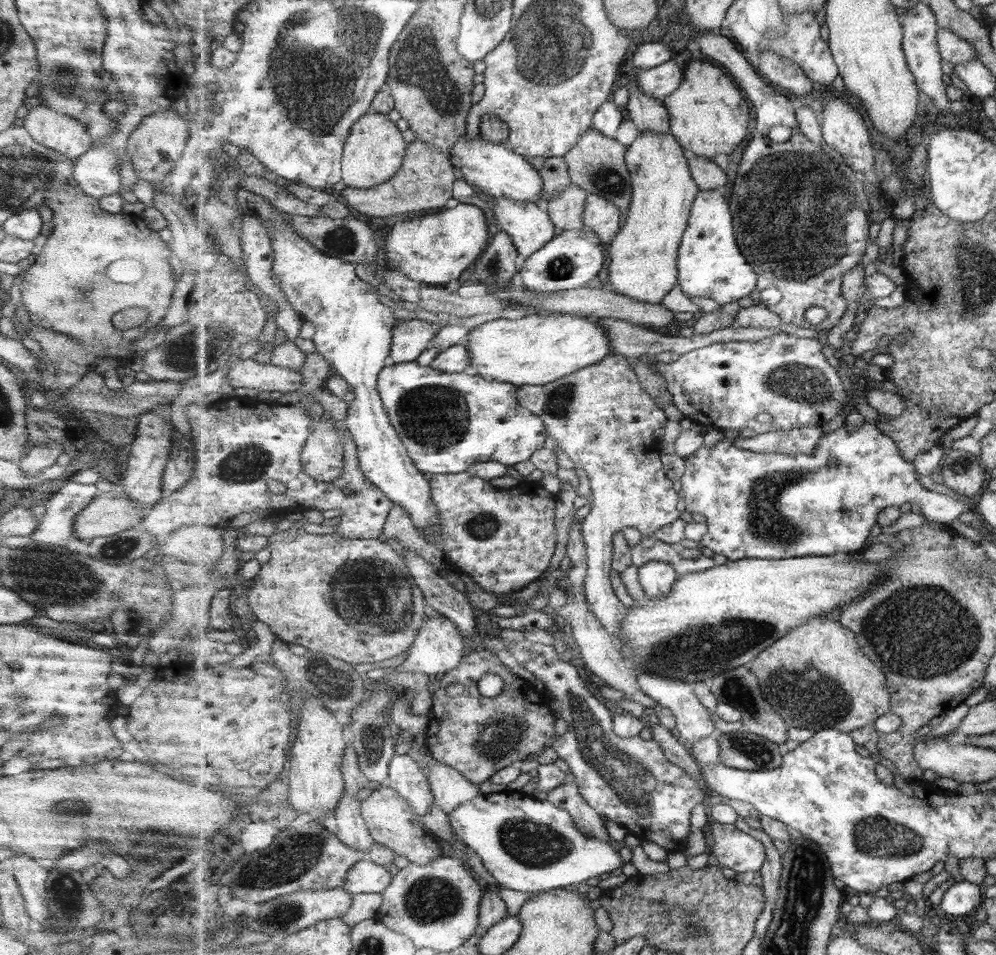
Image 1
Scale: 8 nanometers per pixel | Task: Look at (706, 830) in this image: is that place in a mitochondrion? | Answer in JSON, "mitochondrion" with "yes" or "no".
{"mitochondrion":"no"}

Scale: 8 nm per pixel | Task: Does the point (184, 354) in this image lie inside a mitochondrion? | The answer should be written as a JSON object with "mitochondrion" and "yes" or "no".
{"mitochondrion":"yes"}

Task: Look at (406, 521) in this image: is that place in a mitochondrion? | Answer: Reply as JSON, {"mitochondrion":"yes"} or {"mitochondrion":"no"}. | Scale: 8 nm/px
{"mitochondrion":"no"}

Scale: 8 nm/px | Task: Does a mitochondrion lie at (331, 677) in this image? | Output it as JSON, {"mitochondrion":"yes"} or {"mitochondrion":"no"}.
{"mitochondrion":"yes"}

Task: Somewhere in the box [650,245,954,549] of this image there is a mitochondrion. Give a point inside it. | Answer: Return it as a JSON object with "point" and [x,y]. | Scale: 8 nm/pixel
{"point":[809,385]}

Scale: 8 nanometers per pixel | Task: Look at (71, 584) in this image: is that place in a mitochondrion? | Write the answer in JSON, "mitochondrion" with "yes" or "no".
{"mitochondrion":"yes"}

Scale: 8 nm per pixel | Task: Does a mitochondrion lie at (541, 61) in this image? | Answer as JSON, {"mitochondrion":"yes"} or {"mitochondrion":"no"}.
{"mitochondrion":"yes"}

